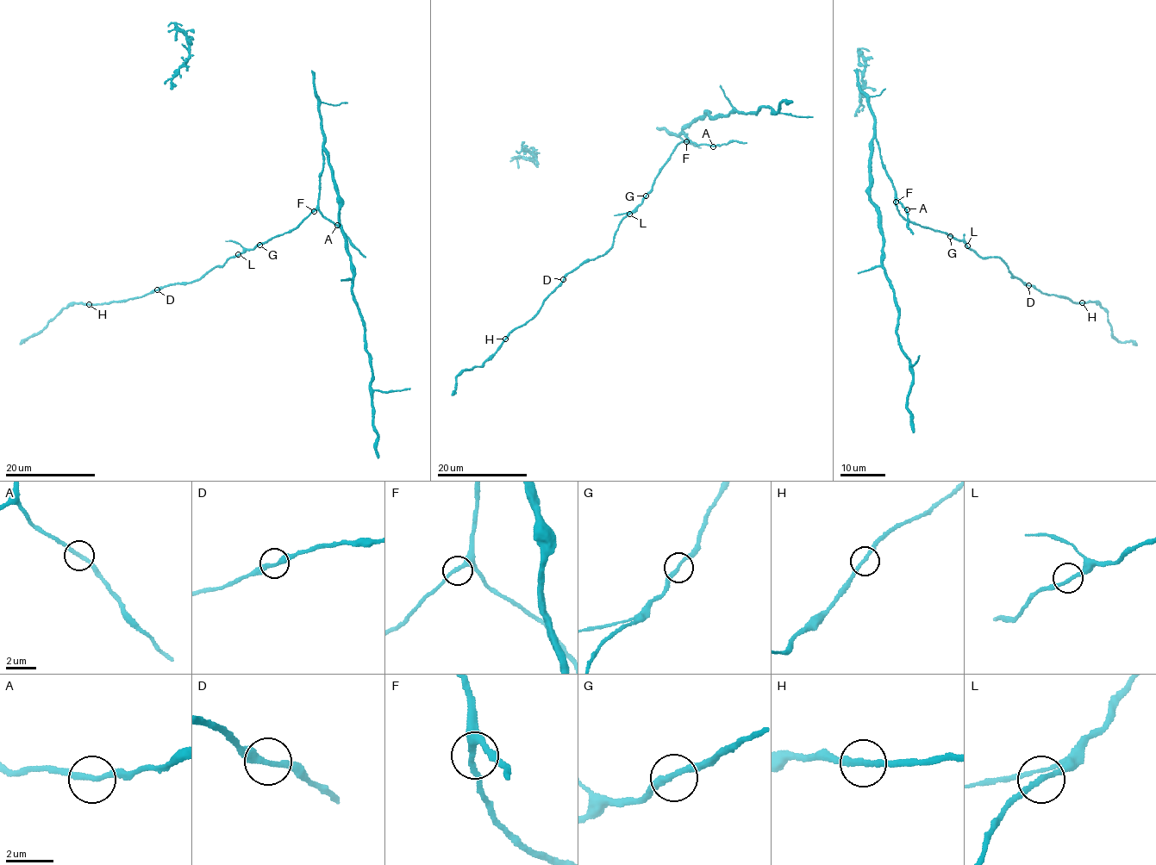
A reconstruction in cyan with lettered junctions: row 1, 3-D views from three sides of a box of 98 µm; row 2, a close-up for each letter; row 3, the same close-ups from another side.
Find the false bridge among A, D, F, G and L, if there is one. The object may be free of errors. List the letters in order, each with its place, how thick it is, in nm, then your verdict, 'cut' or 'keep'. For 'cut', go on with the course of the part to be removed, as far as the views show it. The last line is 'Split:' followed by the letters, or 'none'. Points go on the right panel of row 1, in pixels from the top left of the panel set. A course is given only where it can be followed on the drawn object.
A: (907, 209) | 240 nm | keep
D: (1028, 285) | 240 nm | cut | (1027, 285), (1078, 303), (1099, 303), (1108, 314), (1112, 336), (1137, 345)
F: (896, 202) | 260 nm | keep
G: (950, 236) | 240 nm | keep
L: (967, 245) | 220 nm | keep
Split: D

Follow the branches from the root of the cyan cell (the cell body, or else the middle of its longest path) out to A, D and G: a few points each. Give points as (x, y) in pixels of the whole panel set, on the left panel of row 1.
A: (310, 214), (319, 210), (337, 225)
D: (310, 214), (290, 232), (230, 257), (221, 266), (211, 269), (199, 278), (156, 289)
G: (310, 214), (290, 232), (259, 245)

